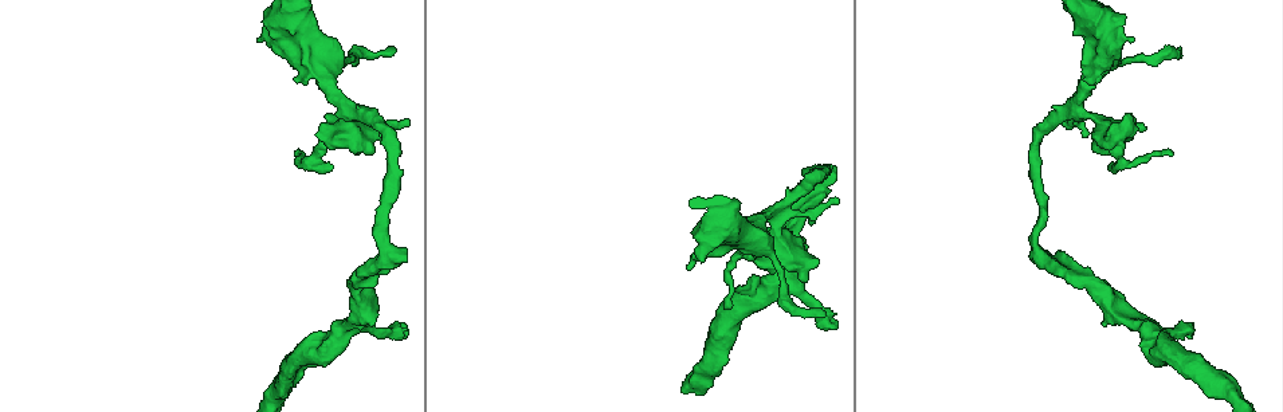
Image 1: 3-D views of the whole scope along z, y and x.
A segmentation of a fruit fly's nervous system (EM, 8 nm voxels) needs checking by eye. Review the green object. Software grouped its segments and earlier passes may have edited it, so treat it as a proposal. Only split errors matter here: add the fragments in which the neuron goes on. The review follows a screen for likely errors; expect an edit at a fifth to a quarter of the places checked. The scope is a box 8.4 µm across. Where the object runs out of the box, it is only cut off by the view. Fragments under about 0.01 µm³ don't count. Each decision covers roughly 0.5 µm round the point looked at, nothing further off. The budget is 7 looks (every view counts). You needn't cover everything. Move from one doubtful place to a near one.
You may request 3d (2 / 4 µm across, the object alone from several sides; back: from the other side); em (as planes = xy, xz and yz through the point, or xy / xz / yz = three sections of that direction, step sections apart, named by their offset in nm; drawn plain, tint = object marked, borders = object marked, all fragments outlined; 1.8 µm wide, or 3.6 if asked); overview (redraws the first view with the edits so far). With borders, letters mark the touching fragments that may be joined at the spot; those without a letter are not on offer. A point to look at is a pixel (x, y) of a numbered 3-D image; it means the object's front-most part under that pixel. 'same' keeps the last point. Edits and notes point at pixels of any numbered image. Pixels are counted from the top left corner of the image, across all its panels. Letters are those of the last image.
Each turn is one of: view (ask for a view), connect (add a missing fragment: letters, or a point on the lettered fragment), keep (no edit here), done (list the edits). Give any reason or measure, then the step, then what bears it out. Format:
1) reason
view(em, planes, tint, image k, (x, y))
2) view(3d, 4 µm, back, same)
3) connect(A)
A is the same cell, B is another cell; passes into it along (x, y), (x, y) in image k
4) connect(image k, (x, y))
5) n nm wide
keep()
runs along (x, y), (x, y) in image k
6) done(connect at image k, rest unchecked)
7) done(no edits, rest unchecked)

sudden change in width
view(3d, 2 µm, back, image 1, (748, 255))

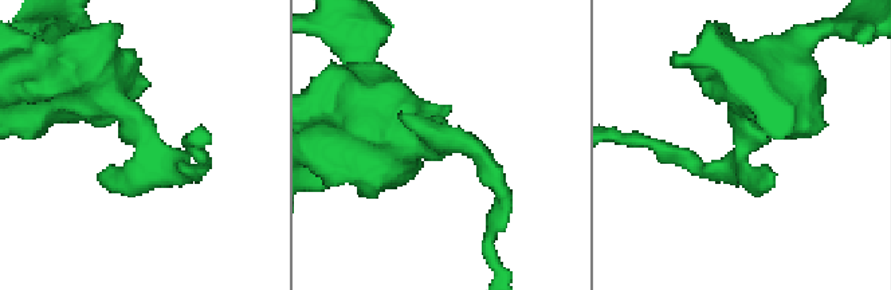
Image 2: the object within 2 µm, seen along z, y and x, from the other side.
view(em, planes, borders, image 2, (746, 141))

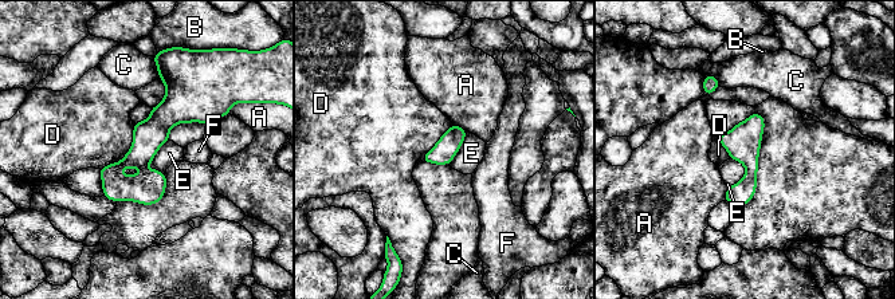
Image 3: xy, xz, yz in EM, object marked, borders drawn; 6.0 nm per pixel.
E touches over 360 nm
keep()
A, B, C, D, E and F are other cells; runs along (164, 73), (172, 109), (117, 199) in image 3; none of them fits

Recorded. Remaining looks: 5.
arms part here
view(em, planes, borders, image 1, (362, 314))

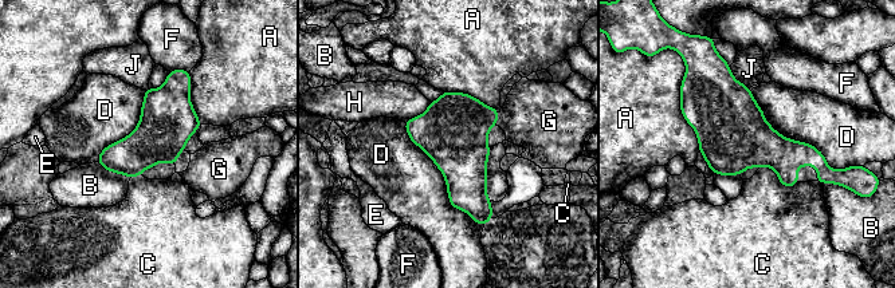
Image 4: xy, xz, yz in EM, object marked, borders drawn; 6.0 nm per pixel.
keep()
A, B, C, D, E, F, G, H and J are other cells; border along (403, 122), (448, 202), (483, 225) in image 4; no lettered fragment goes on from it

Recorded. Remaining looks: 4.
view(3d, 2 µm, image 1, (392, 253))

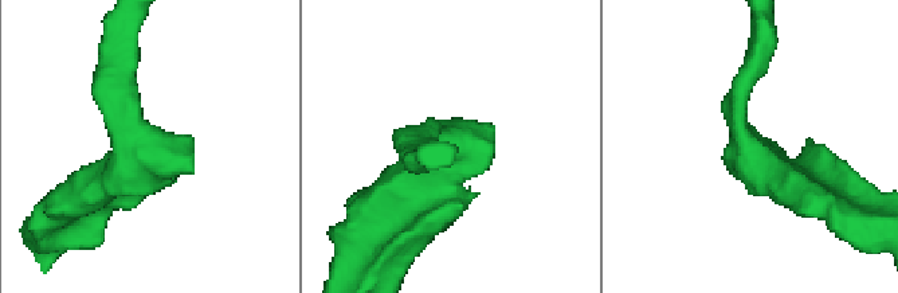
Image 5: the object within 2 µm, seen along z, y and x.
shape alone is not enough
view(em, 3.6 µm, yz, step 8, tint, image 5, (746, 151))

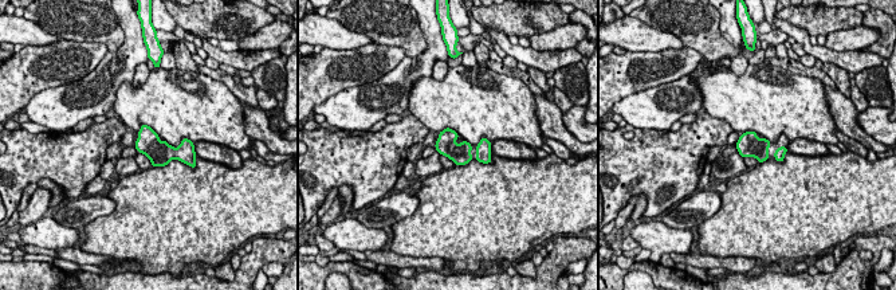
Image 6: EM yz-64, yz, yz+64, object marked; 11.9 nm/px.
another direction
view(em, 3.6 µm, planes, borders, same)

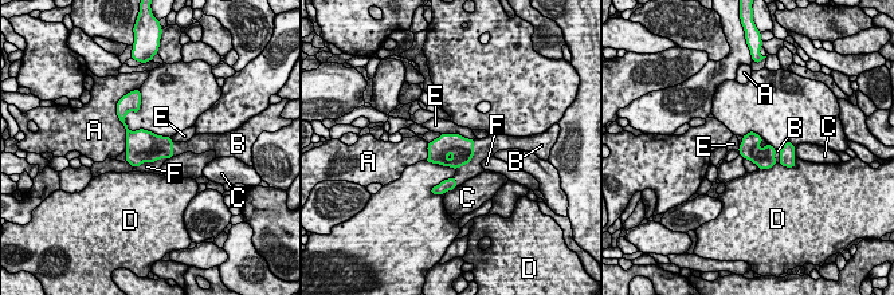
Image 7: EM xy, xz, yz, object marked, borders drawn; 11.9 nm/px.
connect(B)
B is the same cell, A, C, D, E and F are other cells; passes into it along (462, 148), (471, 157), (487, 146) in image 7; it goes on there

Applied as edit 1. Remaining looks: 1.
done(connect at image 7, rest unchecked)

